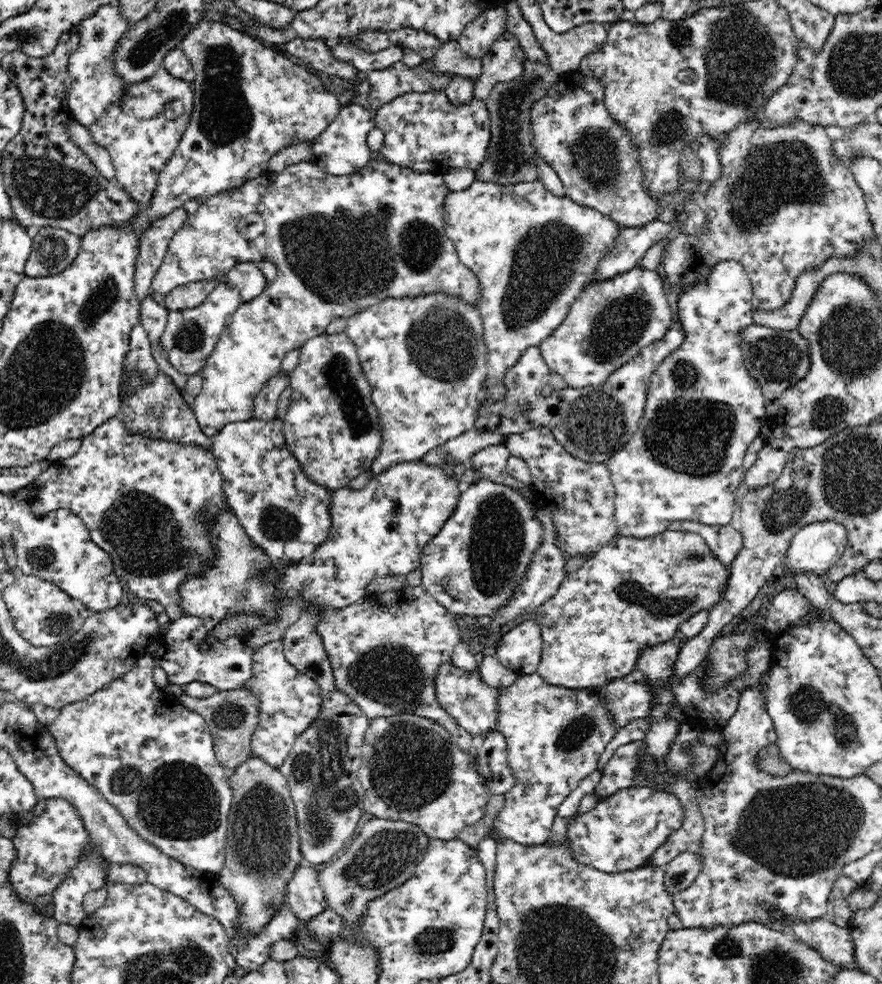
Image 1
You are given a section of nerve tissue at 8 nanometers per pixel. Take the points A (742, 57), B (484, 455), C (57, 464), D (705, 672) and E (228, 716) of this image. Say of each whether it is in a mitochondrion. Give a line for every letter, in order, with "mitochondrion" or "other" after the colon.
A: mitochondrion
B: other
C: other
D: other
E: mitochondrion

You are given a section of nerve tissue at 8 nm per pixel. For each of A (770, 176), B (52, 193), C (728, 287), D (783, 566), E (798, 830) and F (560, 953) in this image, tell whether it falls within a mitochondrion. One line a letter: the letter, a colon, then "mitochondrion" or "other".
A: mitochondrion
B: mitochondrion
C: other
D: other
E: mitochondrion
F: mitochondrion

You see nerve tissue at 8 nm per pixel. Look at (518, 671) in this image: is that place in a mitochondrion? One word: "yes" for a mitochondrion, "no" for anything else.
no

